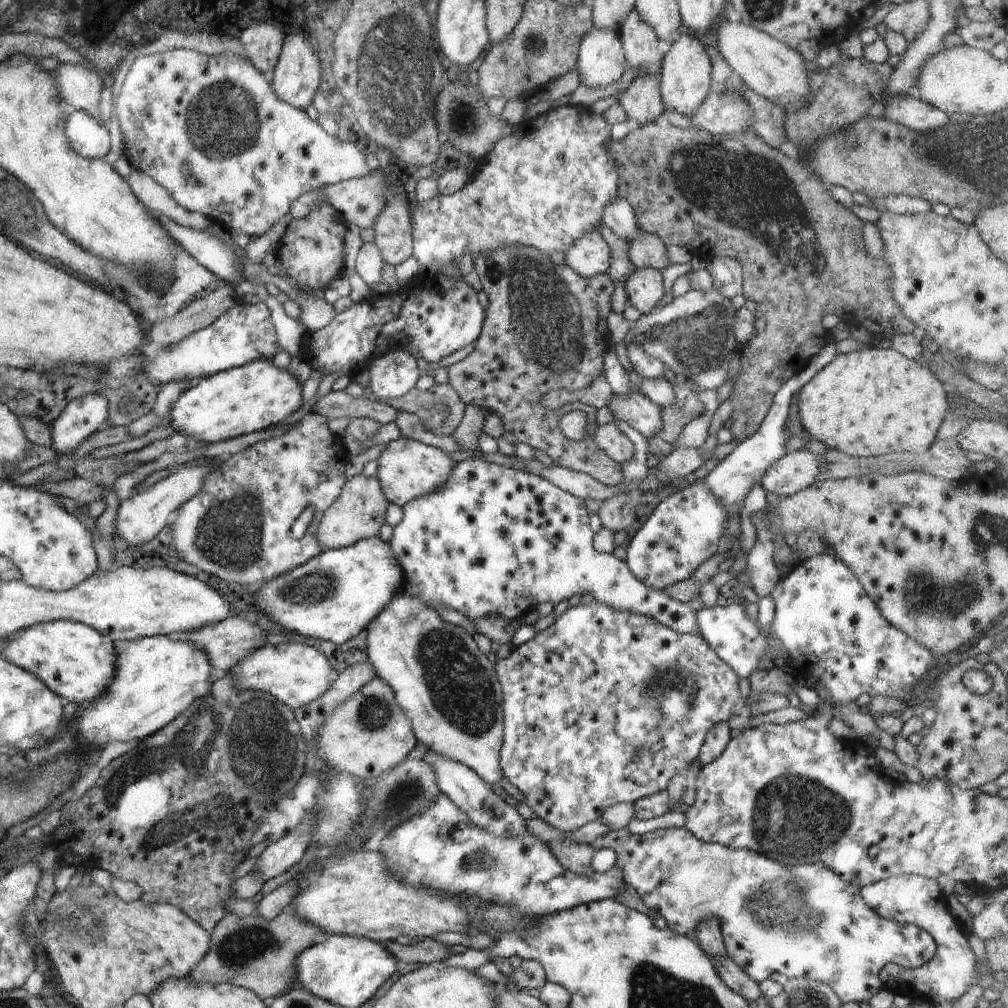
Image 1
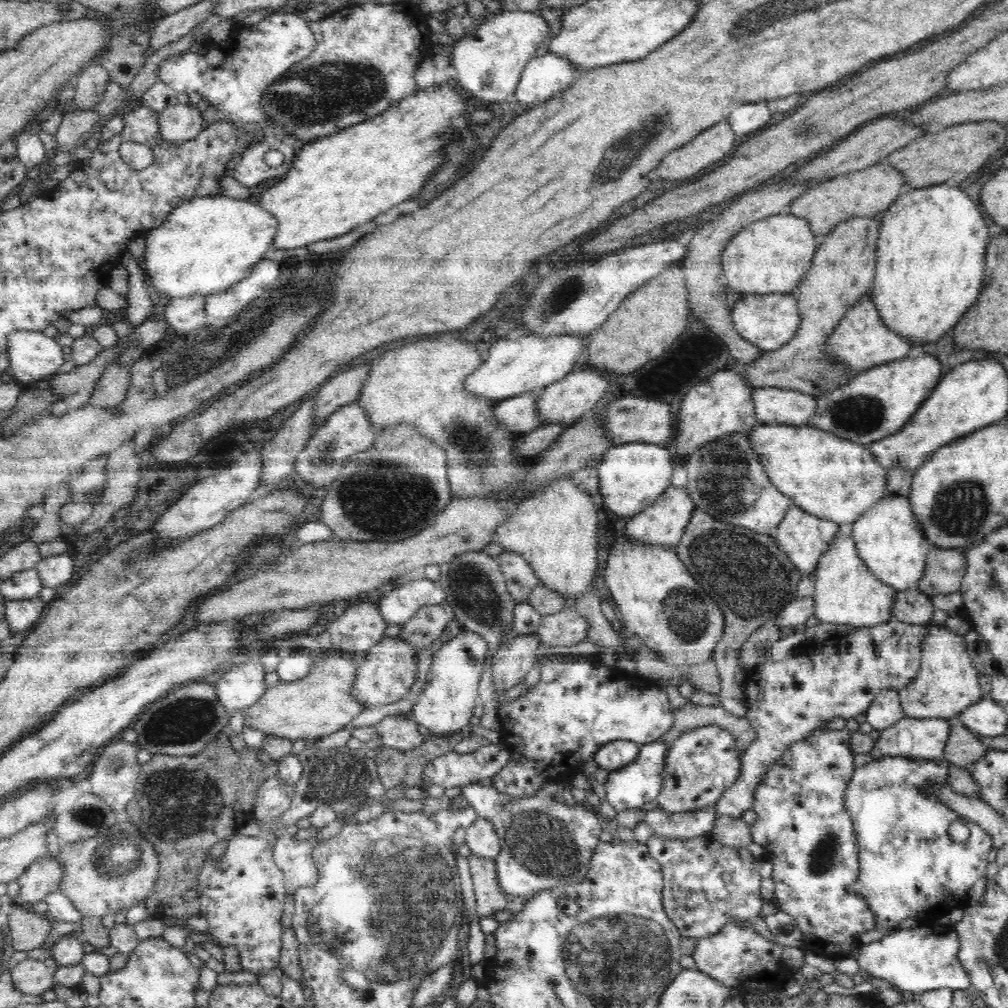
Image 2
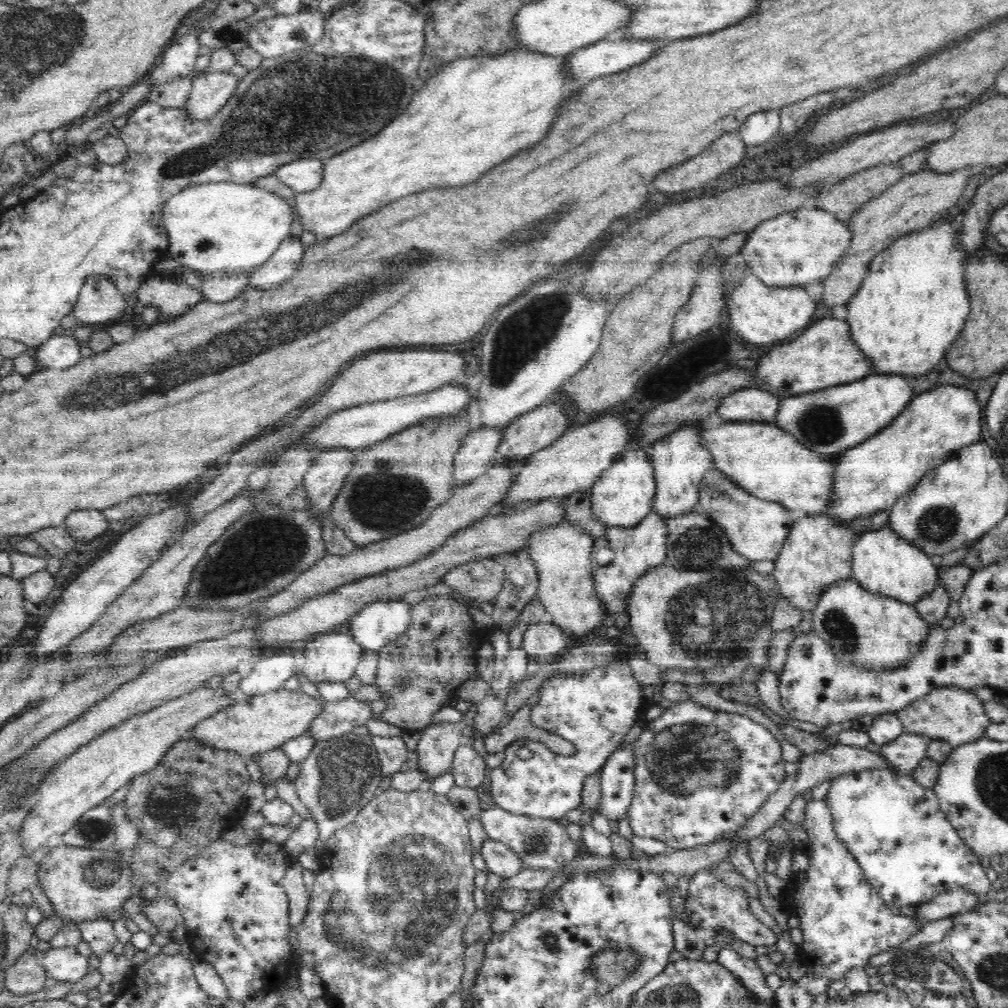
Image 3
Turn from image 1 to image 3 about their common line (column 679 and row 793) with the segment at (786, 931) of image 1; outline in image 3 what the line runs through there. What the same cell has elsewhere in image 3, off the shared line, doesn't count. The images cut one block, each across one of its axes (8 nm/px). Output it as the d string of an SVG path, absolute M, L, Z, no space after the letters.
M872 769L852 772L831 782L826 799L832 813L834 832L848 852L855 856L866 881L884 904L901 909L927 903L956 888L964 888L977 896L994 894L986 876L986 863L963 843L940 809L933 790L918 785L910 775Z

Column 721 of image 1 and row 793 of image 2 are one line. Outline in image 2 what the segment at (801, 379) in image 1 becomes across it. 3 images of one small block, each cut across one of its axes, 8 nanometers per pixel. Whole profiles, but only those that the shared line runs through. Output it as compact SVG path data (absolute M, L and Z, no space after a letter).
M469 783L462 786L458 804L465 804L476 810L478 817L488 820L500 837L501 849L496 856L496 874L501 890L506 898L524 897L528 900L538 892L558 888L560 886L582 882L589 869L594 849L599 845L600 832L607 826L607 821L599 812L594 812L584 805L572 808L560 797L544 797L535 795L526 798L514 798L496 791L492 786Z

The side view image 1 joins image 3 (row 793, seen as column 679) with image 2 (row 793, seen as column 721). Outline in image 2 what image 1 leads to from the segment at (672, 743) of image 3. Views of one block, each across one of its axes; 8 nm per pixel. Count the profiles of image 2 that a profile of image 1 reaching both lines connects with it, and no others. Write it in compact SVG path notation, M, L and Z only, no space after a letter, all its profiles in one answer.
M704 725L700 728L682 733L669 745L664 766L664 786L657 797L660 809L666 813L679 814L687 811L700 811L714 807L728 788L731 788L740 777L741 752L736 747L732 733L716 725Z

